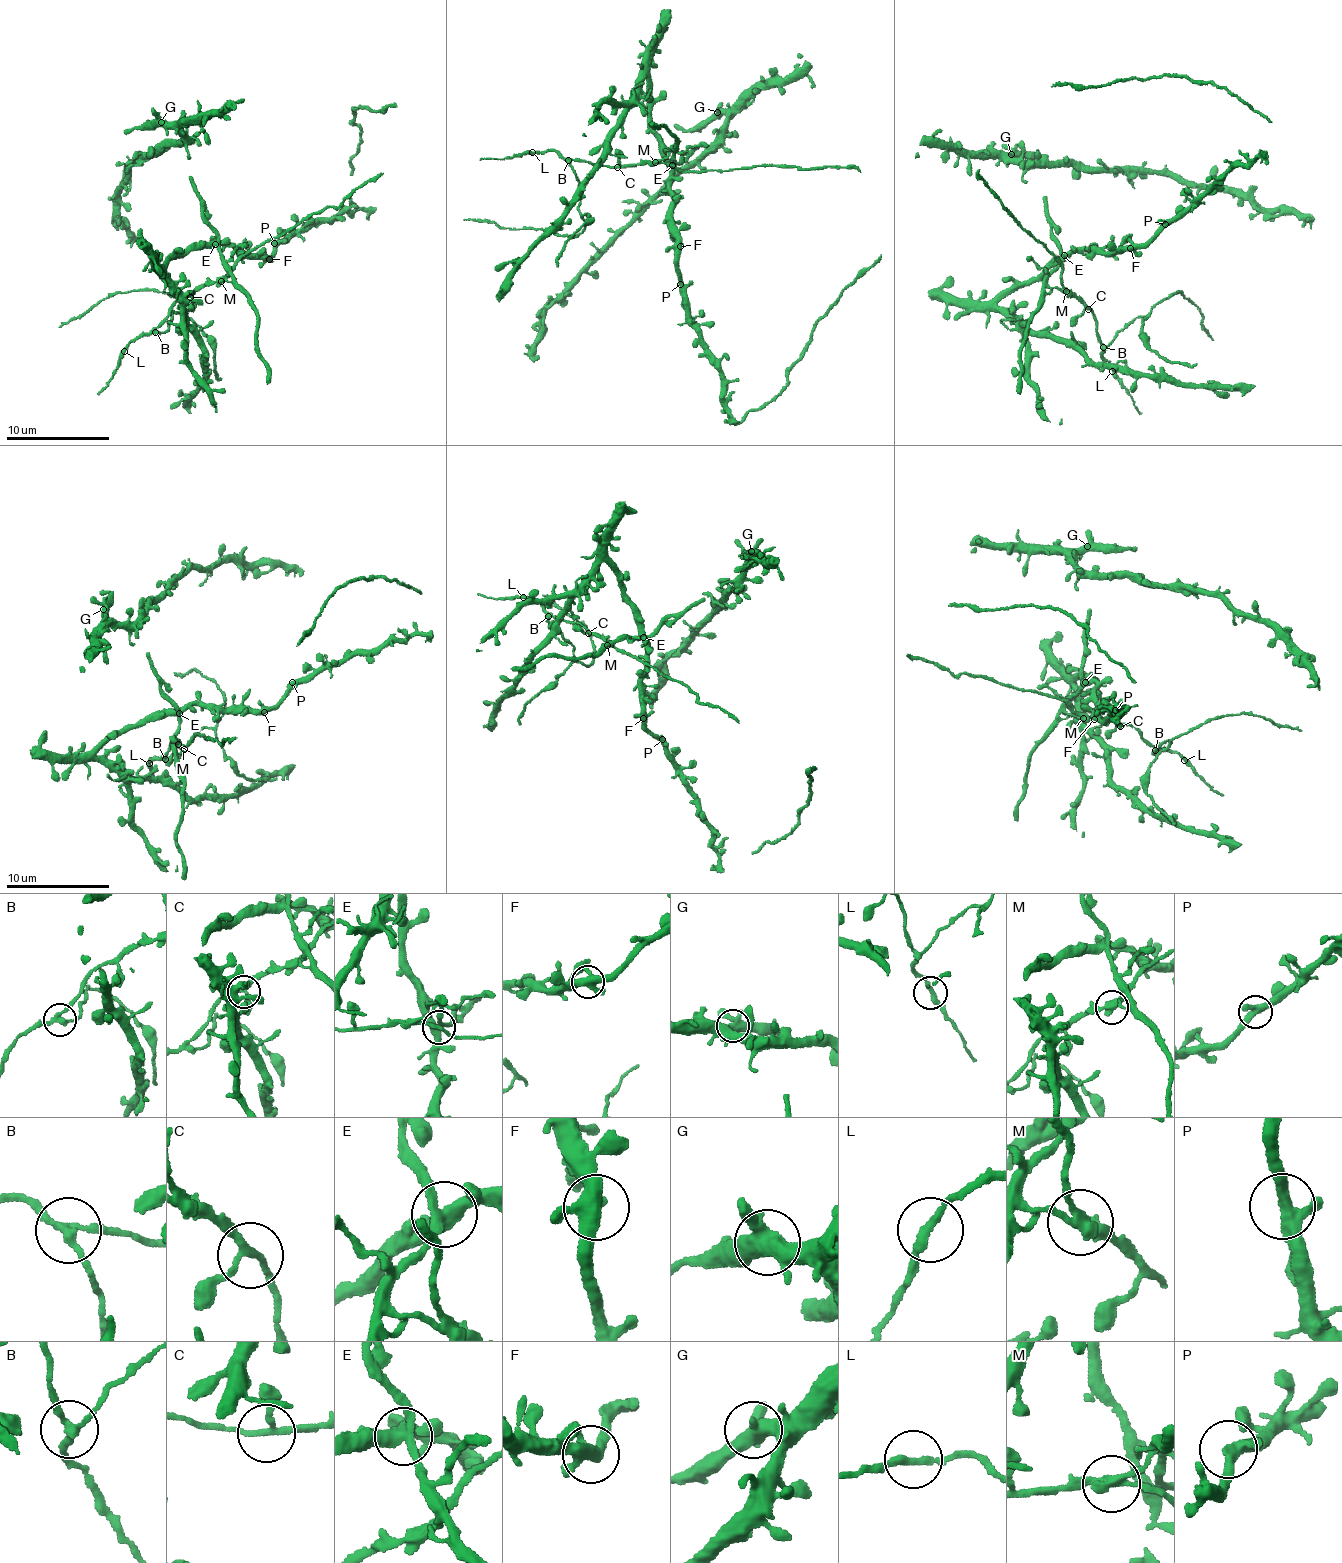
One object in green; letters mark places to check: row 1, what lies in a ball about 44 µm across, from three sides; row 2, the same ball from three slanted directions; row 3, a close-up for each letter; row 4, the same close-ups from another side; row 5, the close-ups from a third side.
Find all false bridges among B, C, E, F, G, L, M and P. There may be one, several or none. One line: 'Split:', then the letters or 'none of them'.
Split: B, E, M

